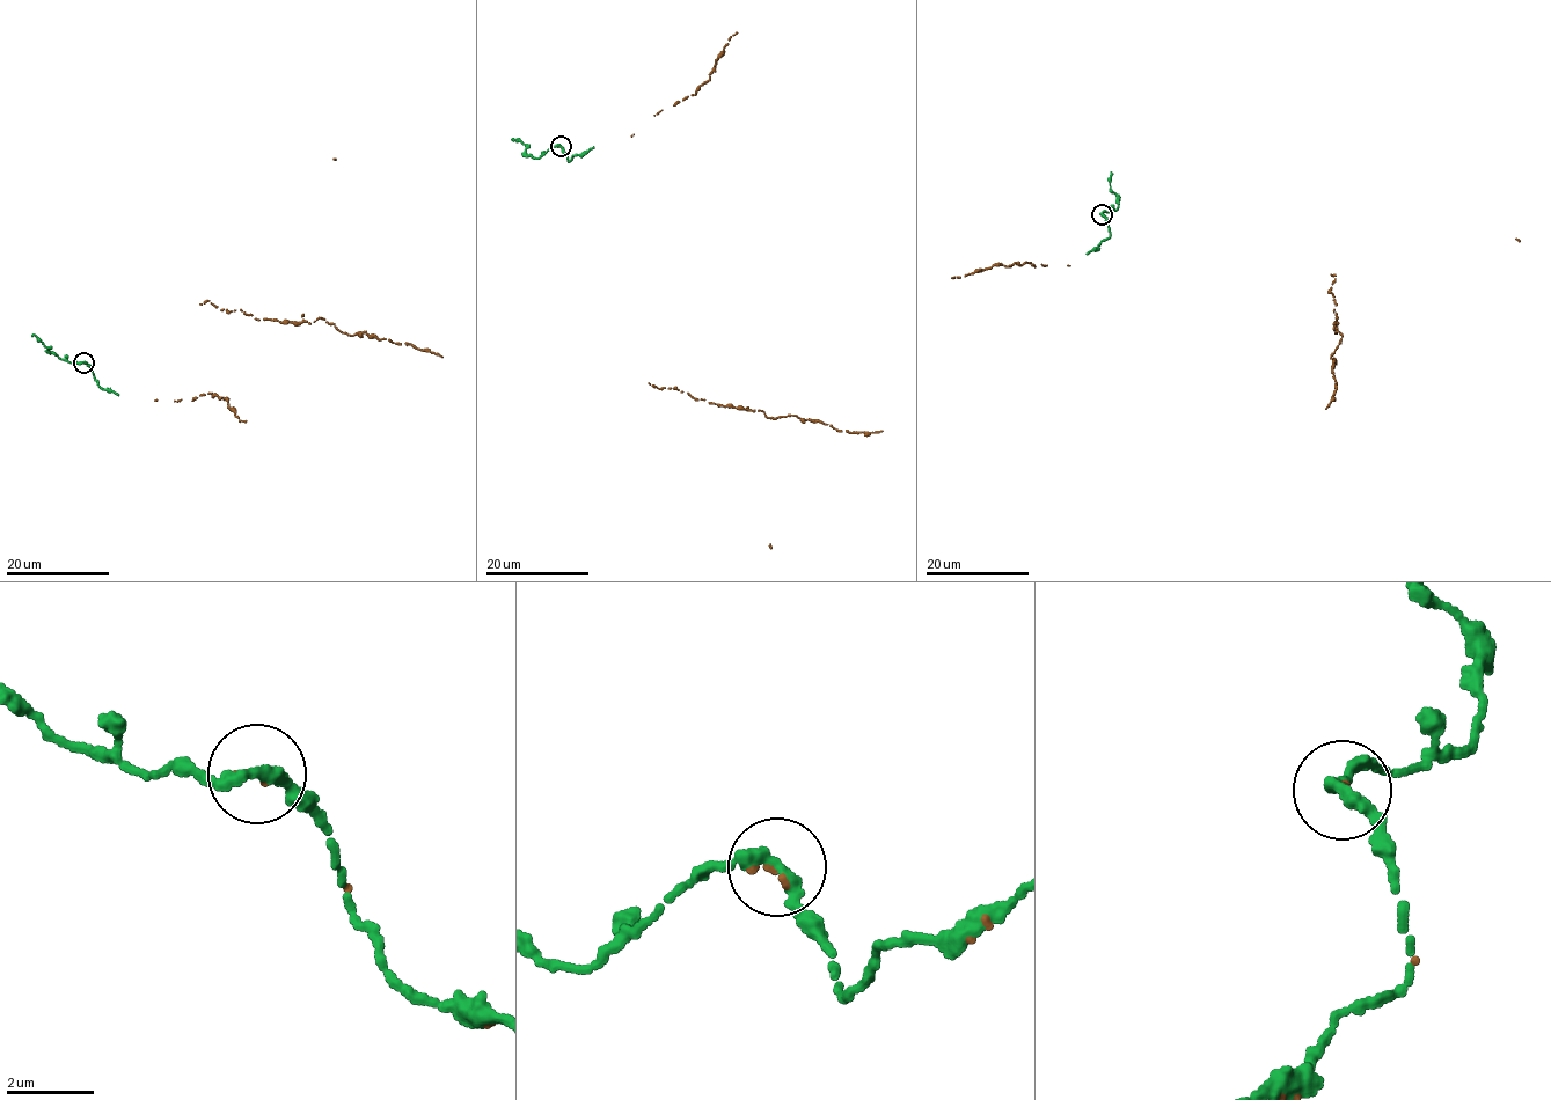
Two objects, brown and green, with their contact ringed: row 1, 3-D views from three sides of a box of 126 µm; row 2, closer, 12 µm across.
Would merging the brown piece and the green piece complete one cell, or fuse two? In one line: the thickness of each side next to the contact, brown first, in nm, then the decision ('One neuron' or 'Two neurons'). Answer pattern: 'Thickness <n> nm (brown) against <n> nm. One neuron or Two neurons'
Thickness 160 nm (brown) against 320 nm. One neuron

